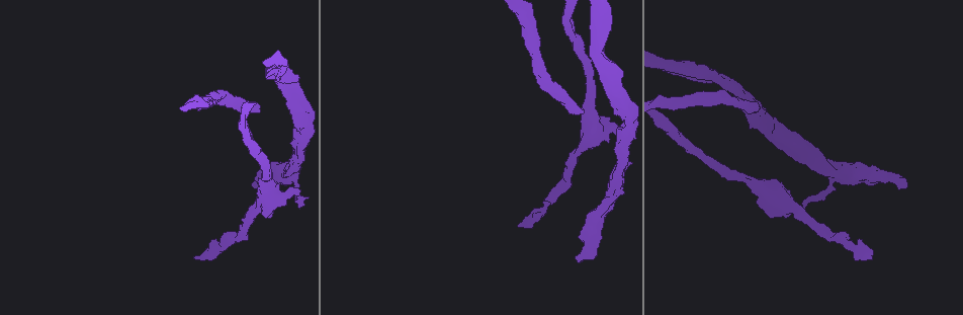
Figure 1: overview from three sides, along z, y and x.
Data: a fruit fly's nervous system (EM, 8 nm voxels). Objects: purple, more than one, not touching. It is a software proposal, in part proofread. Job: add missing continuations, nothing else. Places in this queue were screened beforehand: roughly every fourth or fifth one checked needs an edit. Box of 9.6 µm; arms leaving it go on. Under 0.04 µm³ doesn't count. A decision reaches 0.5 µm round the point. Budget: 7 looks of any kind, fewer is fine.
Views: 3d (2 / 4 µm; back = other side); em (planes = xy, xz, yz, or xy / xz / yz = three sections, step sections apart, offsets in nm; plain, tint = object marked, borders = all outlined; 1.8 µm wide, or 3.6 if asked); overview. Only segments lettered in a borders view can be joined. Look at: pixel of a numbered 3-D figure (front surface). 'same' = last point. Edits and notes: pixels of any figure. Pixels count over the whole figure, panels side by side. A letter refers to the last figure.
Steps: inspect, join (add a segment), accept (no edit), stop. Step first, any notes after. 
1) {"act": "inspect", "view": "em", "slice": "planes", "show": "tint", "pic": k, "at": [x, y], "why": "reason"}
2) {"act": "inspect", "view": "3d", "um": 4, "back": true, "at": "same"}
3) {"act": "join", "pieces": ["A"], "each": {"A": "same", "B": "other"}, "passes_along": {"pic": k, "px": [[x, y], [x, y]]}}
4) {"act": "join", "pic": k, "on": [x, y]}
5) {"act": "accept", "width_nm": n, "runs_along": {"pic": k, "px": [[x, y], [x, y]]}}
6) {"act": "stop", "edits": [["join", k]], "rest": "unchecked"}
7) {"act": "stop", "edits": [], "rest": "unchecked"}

{"act": "inspect", "view": "3d", "um": 4, "back": true, "pic": 1, "at": [714, 72], "why": "touches itself"}

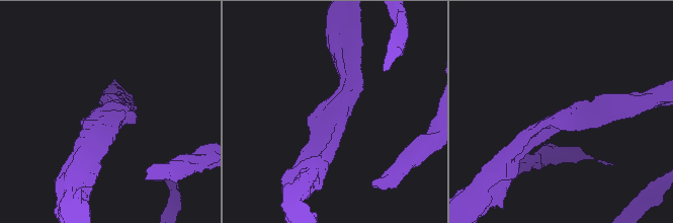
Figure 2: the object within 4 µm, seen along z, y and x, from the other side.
{"act": "inspect", "view": "em", "slice": "xz", "step": 4, "show": "tint", "pic": 2, "at": [324, 107], "why": "now the EM"}

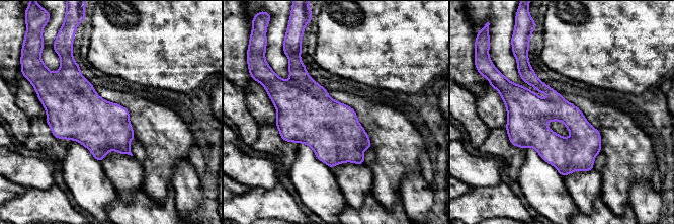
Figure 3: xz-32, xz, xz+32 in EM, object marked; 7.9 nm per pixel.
{"act": "inspect", "view": "em", "slice": "planes", "show": "borders", "at": "same", "why": "another direction"}

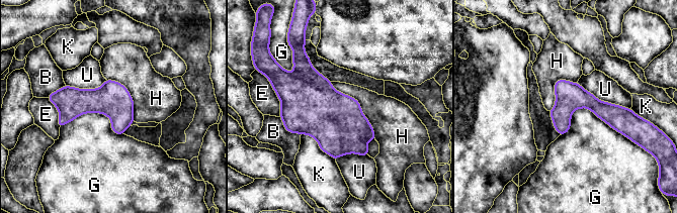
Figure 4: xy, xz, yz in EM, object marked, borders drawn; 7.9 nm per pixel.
{"act": "accept", "each": {"B": "other", "E": "other", "G": "other", "H": "other", "K": "other", "U": "other"}, "runs_along": {"pic": 4, "px": [[557, 86], [615, 116], [626, 116]]}, "found": "none of them fits"}

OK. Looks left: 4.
{"act": "inspect", "view": "em", "slice": "xz", "step": 8, "show": "tint", "pic": 1, "at": [806, 206], "why": "thin end"}

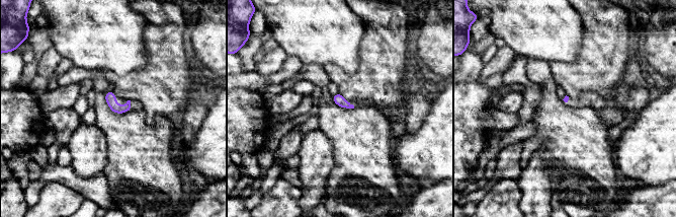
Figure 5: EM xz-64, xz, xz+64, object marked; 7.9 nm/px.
{"act": "inspect", "view": "em", "slice": "xz", "step": 8, "show": "borders", "at": "same"}

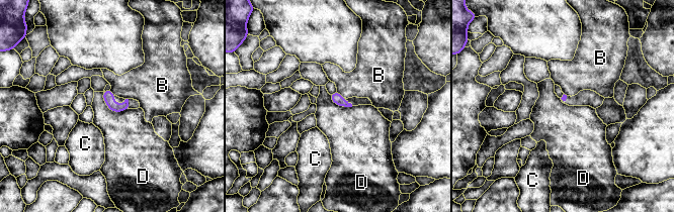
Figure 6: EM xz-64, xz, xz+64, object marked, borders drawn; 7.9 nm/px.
{"act": "accept", "longest_contact_nm": ["D", 240], "each": {"B": "other", "C": "other", "D": "other"}, "border": {"pic": 6, "px": [[102, 92], [111, 110], [128, 109]]}, "found": "no lettered segment goes on from it"}

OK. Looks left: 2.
{"act": "inspect", "view": "em", "slice": "xy", "step": 4, "show": "borders", "pic": 1, "at": [582, 112], "why": "end of a long branch"}

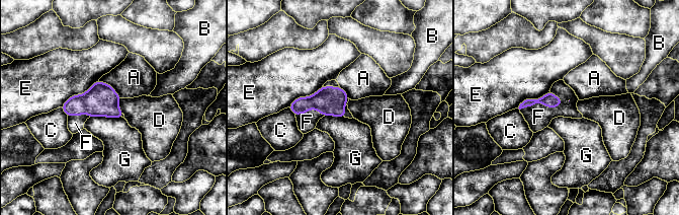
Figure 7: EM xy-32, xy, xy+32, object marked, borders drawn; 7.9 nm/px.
{"act": "inspect", "view": "em", "slice": "yz", "step": 4, "show": "borders", "at": "same"}

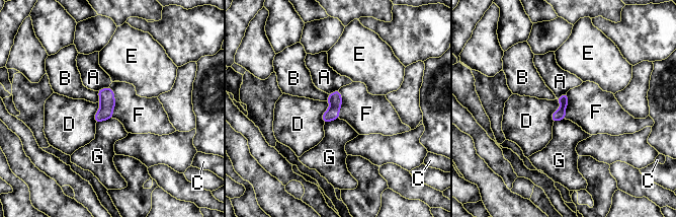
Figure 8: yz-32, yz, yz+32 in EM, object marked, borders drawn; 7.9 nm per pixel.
{"act": "join", "pieces": ["F"], "each": {"A": "other", "B": "other", "C": "other", "D": "other", "E": "other", "F": "same", "G": "other"}, "passes_along": {"pic": 8, "px": [[106, 96], [114, 102], [139, 115]]}, "found": "the cell continues"}

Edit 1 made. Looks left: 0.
{"act": "stop", "edits": [["join", 8]], "rest": "unchecked"}

